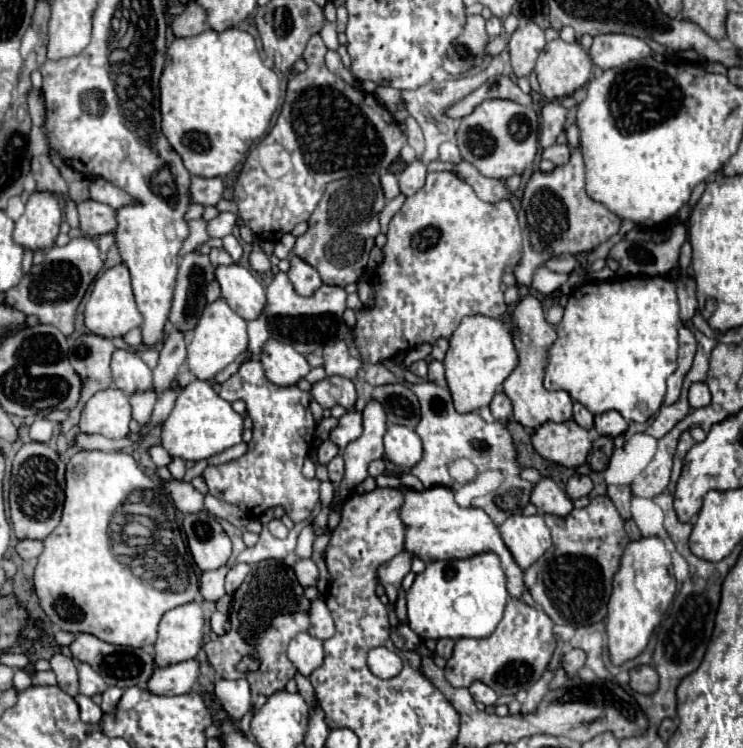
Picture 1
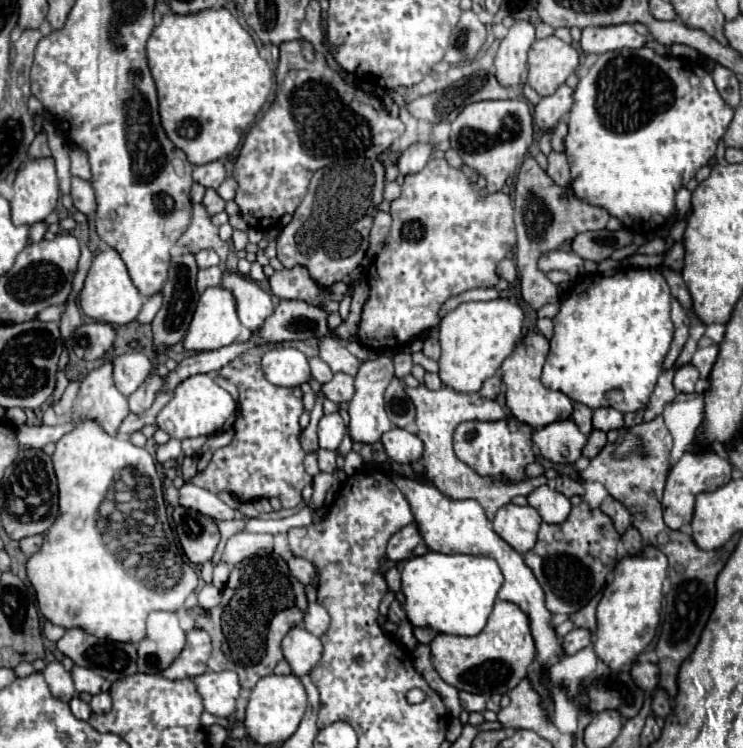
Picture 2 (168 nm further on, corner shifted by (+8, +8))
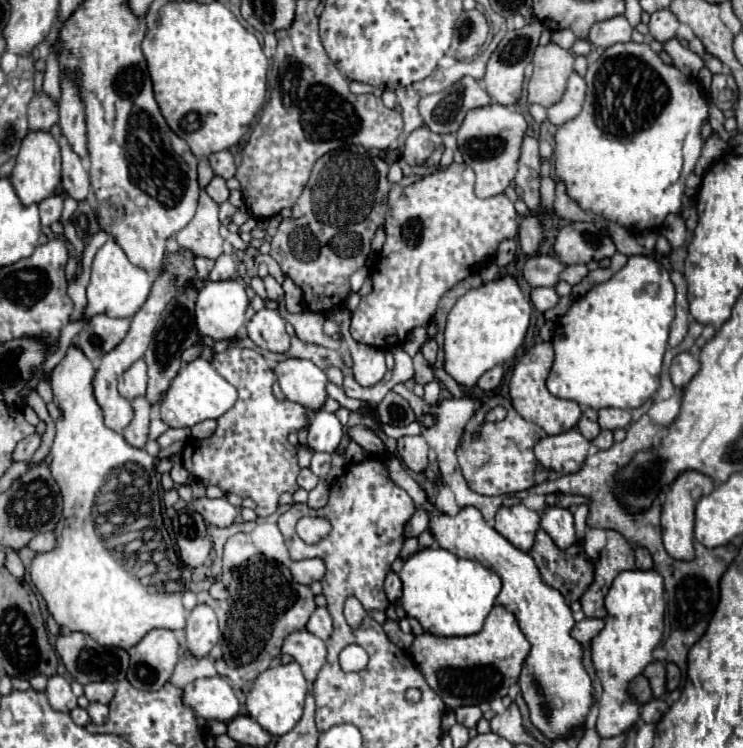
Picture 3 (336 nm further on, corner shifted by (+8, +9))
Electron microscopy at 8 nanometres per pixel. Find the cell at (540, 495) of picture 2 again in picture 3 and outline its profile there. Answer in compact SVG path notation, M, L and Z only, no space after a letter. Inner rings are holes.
M545 508L541 514L541 528L553 538L555 546L567 550L575 544L573 514L565 508Z

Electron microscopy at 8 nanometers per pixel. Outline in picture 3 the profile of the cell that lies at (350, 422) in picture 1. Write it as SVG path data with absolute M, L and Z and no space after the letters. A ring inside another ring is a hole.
M317 412L311 426L309 426L309 448L313 452L335 452L335 448L339 446L343 436L343 426L339 424L337 416L331 412Z

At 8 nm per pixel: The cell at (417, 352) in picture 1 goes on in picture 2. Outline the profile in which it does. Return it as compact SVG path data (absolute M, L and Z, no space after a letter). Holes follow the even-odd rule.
M379 355L375 361L365 361L355 375L355 395L349 401L349 431L355 443L377 443L385 431L393 427L383 409L383 393L389 381L395 377L393 361L387 355Z

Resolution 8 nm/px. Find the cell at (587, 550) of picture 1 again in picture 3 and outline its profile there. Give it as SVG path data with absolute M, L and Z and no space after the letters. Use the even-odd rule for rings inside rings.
M539 530L537 536L535 536L535 544L531 548L531 558L535 560L539 572L541 572L541 578L545 584L549 584L551 588L559 590L567 602L575 602L581 598L581 594L587 590L587 586L593 582L593 572L595 572L595 566L587 560L585 552L583 552L583 546L577 542L575 546L567 548L567 550L559 550L551 536L545 532L545 530Z

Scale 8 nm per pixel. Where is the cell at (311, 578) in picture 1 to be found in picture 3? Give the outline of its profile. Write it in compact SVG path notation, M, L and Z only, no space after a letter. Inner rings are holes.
M309 558L309 560L291 562L289 570L293 574L293 580L297 580L299 584L307 584L307 586L325 576L325 564L323 564L321 558Z

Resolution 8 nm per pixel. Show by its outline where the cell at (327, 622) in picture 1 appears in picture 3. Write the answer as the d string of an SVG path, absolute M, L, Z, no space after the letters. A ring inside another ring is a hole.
M317 608L313 612L313 616L309 618L307 622L307 630L315 636L319 636L321 640L327 640L333 632L333 620L331 620L331 614L327 608Z

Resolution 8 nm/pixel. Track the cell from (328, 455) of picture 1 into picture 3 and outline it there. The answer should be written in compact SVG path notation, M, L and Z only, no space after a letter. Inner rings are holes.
M303 468L303 470L301 470L301 474L297 476L297 484L299 484L301 488L305 488L307 492L309 492L309 490L313 490L313 488L317 486L317 482L319 482L319 478L317 478L317 476L313 476L313 472L309 472L309 468Z

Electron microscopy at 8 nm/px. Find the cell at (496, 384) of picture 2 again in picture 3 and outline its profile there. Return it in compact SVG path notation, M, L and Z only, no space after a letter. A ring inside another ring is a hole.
M495 366L495 368L487 370L487 372L479 378L477 386L479 386L483 392L491 392L491 390L495 390L495 388L499 386L501 378L503 378L503 368L501 368L501 366Z

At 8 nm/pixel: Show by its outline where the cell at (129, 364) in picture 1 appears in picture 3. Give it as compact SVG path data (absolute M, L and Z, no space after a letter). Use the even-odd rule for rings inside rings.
M137 360L129 370L123 372L119 380L119 394L127 400L143 396L147 388L147 366L143 360Z

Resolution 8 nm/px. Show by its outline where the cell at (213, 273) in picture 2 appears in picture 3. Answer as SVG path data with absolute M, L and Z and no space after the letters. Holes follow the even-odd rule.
M221 254L215 260L215 268L209 274L209 280L229 280L237 272L237 260L231 254Z

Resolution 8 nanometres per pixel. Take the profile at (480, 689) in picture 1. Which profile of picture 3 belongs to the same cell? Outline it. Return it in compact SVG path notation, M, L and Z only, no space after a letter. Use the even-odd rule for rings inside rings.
M465 706L465 708L457 708L455 710L455 718L459 724L463 724L465 728L475 728L477 722L481 720L481 710L477 706Z

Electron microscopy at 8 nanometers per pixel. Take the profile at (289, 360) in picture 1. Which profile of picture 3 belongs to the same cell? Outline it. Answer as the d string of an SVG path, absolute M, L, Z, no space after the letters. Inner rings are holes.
M287 358L275 368L277 382L287 400L297 402L309 410L321 410L327 400L327 374L311 360Z

